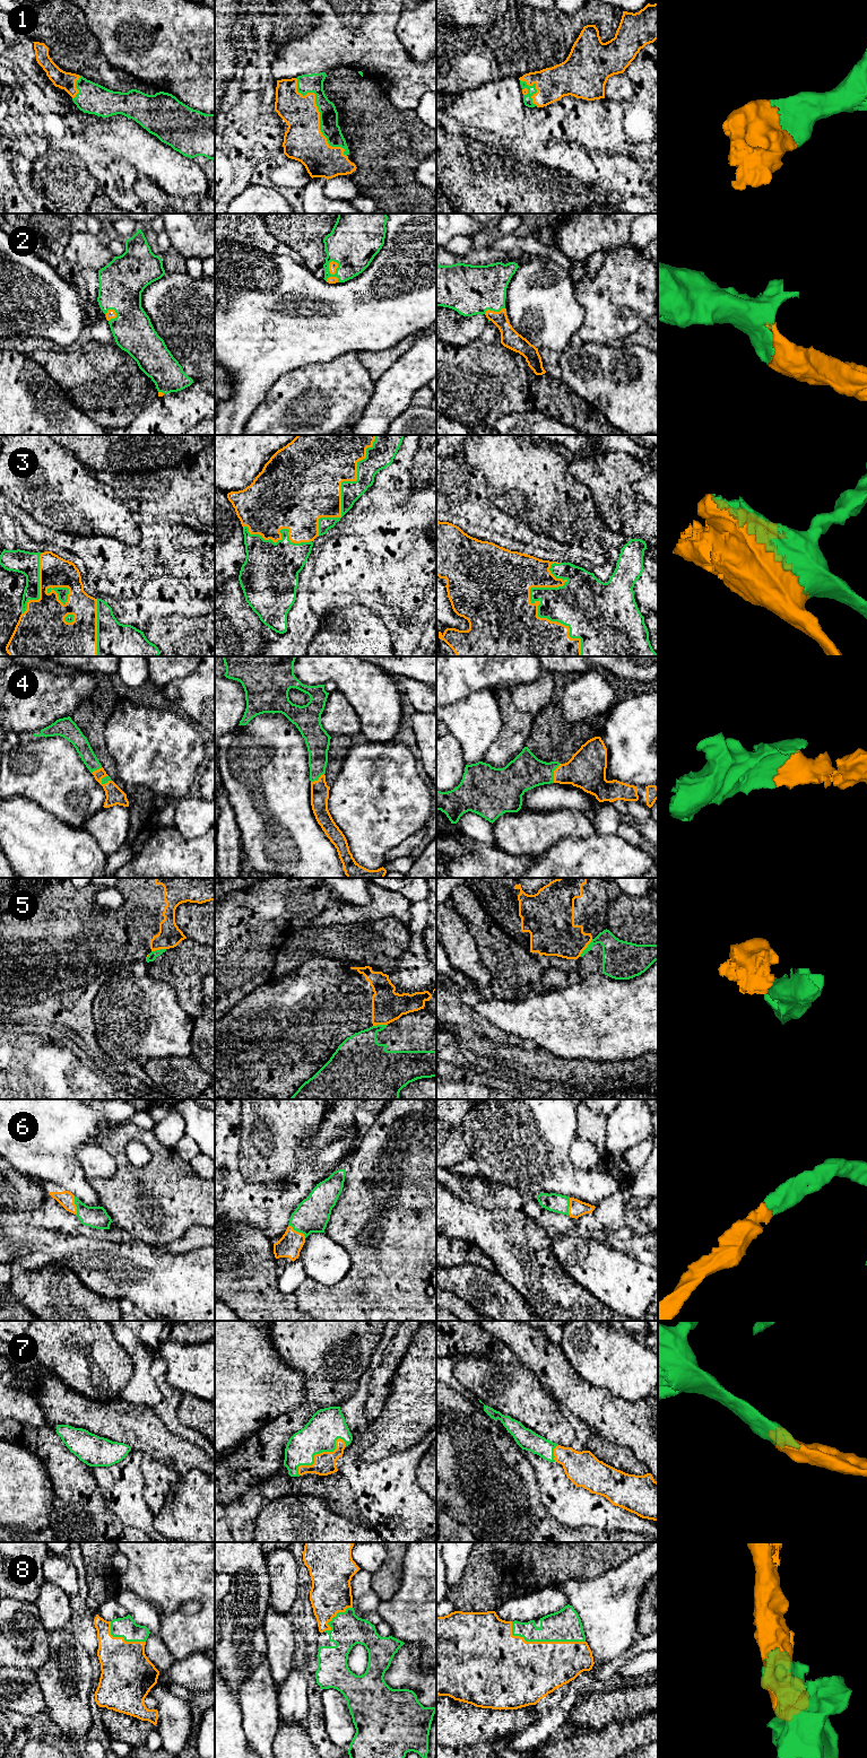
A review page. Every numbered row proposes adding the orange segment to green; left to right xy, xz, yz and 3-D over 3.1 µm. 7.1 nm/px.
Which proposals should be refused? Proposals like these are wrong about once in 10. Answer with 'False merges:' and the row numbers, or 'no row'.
False merges: 5

